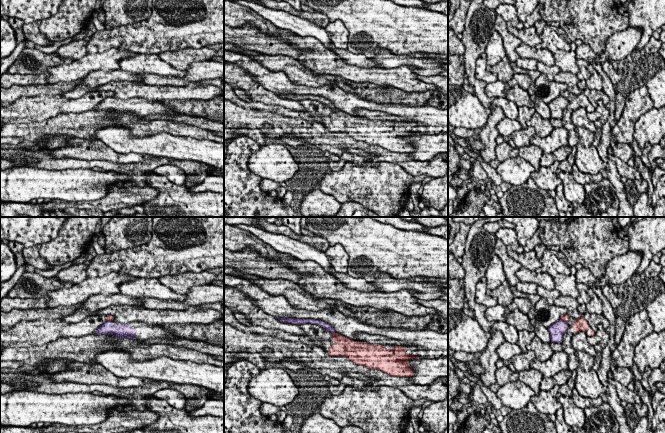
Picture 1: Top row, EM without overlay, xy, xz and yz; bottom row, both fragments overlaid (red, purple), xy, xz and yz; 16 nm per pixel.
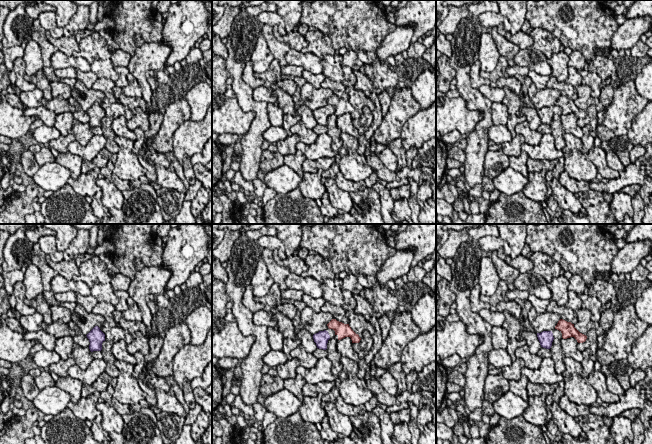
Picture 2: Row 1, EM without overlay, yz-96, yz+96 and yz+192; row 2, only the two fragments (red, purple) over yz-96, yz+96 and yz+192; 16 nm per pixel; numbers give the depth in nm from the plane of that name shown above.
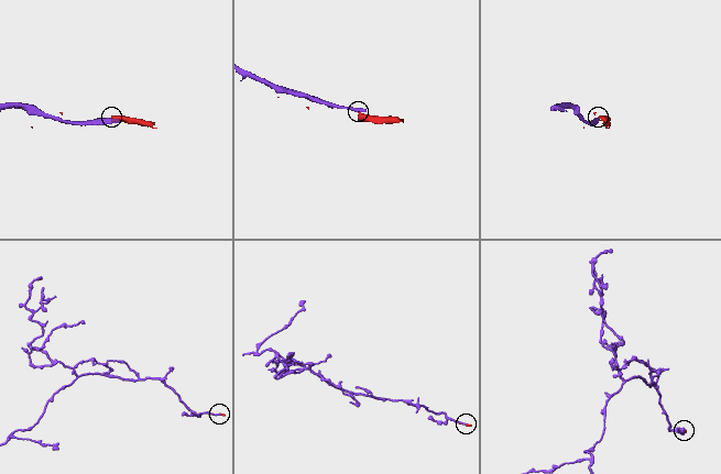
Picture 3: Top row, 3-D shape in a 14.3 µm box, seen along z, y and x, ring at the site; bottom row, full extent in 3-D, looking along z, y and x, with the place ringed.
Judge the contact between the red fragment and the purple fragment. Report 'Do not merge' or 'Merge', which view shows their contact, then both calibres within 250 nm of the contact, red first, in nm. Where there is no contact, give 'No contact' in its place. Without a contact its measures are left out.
Do not merge. Touches red in xz. Thickness 240 nm (red) against 100 nm

